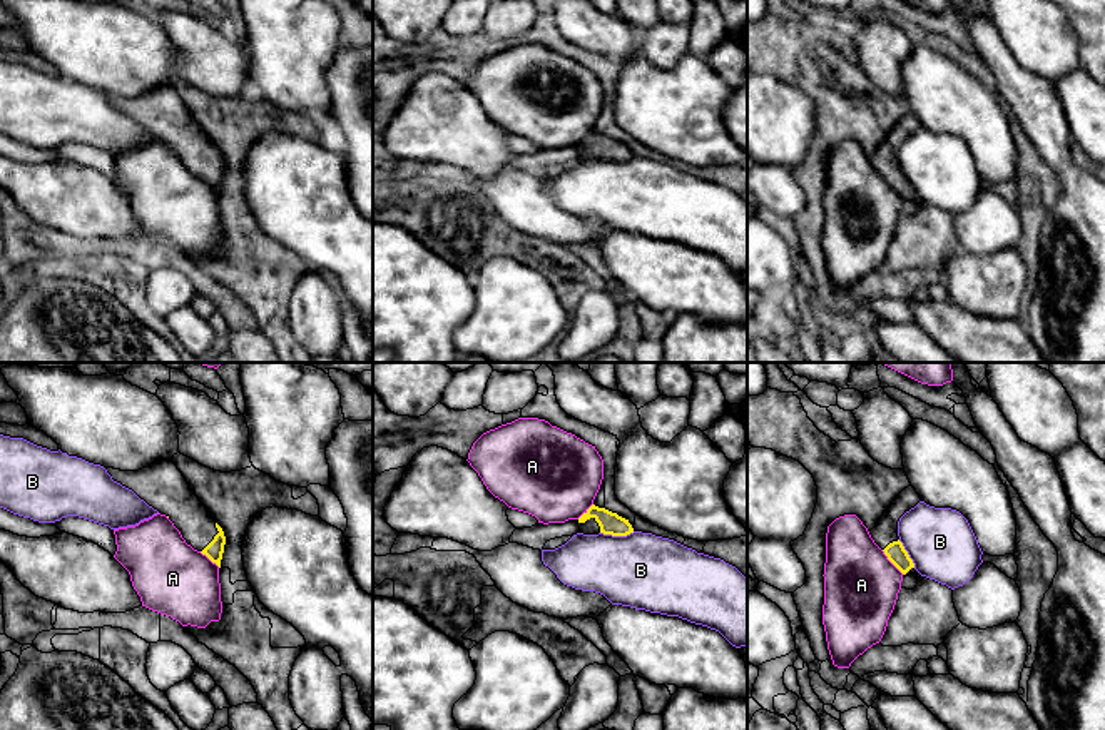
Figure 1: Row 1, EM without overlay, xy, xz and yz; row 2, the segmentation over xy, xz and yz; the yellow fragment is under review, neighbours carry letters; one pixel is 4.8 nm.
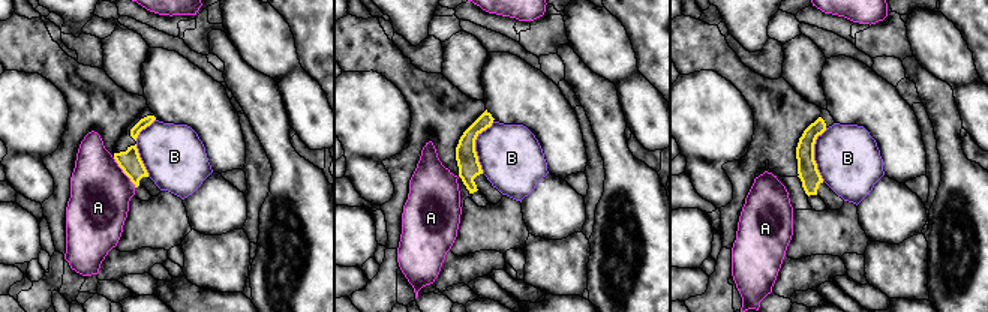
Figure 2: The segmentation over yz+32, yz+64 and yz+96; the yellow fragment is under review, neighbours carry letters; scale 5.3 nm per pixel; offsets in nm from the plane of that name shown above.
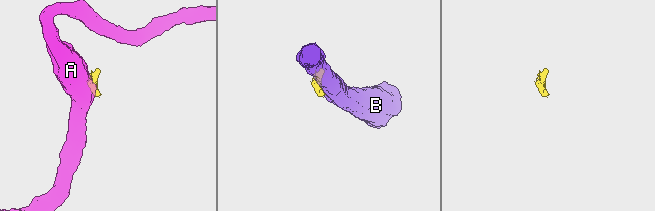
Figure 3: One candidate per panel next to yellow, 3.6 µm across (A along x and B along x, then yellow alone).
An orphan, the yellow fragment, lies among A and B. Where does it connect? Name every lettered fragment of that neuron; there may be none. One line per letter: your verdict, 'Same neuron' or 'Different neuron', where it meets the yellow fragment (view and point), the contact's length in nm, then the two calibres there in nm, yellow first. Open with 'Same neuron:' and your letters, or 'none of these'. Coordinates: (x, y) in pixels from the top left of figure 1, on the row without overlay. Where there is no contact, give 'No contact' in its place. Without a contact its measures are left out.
Same neuron: none of these
A: Different neuron. Touches yellow at yz (891, 187). Shared border 160 nm. Thickness 90 nm (yellow) against 360 nm
B: Different neuron. Touches yellow at xz (617, 161). Shared border 170 nm. Thickness 110 nm (yellow) against 360 nm

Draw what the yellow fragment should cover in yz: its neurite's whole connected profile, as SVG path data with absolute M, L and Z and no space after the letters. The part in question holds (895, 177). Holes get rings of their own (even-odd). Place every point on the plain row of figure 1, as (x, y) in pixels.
M909 110L904 114L896 125L888 132L888 135L883 139L881 145L876 149L876 152L869 157L874 169L884 177L888 185L903 199L908 197L916 199L918 204L921 202L914 195L914 189L909 184L908 177L904 175L903 169L898 162L898 147L899 144L914 134L921 127L916 115Z

